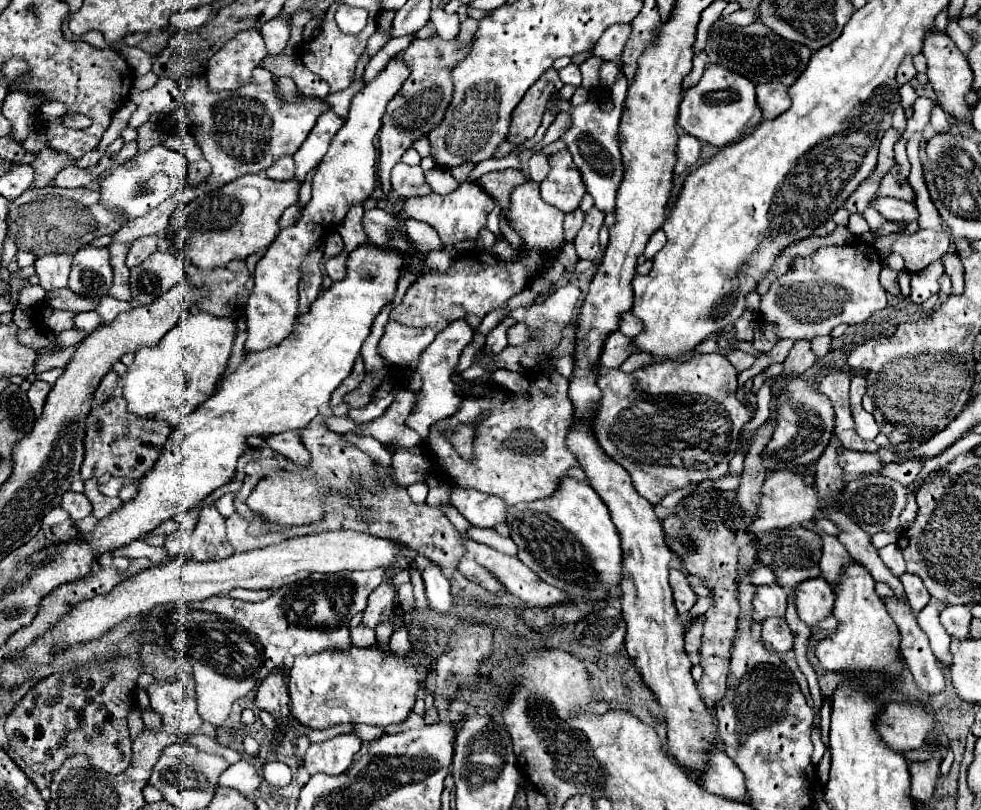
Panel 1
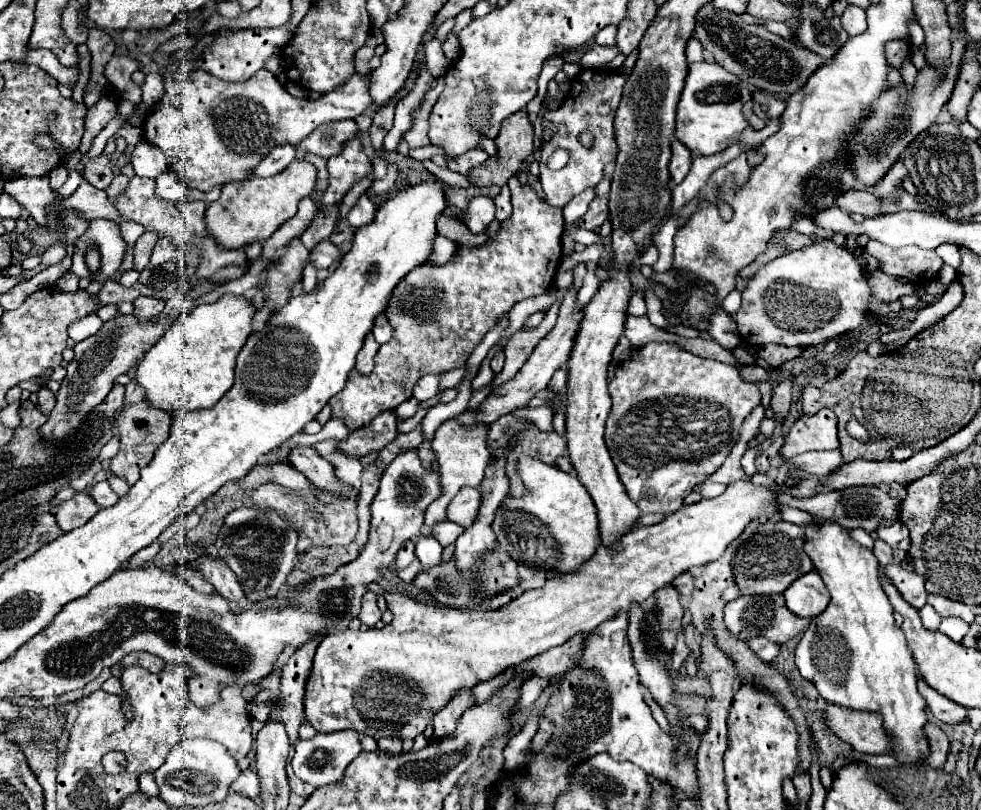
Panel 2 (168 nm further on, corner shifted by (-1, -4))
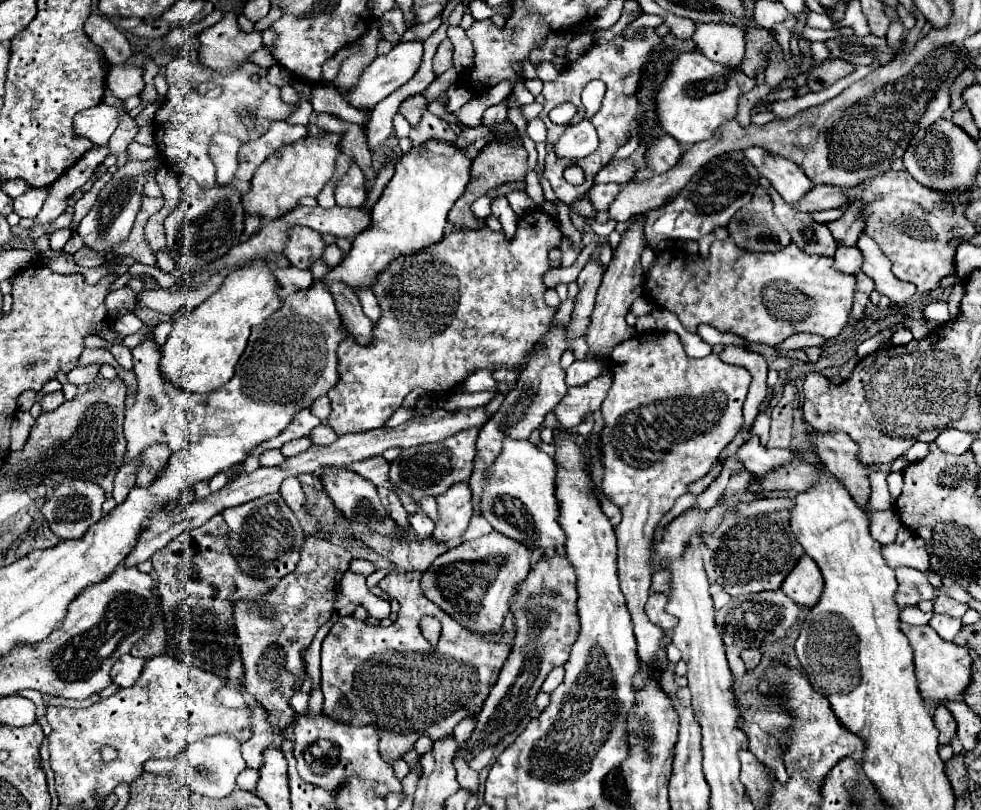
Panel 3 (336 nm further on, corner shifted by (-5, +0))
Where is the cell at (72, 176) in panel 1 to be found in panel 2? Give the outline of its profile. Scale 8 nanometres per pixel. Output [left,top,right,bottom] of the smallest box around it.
[48,166,68,190]

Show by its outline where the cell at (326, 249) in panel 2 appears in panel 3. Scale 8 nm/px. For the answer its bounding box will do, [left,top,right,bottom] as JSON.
[284,226,326,270]

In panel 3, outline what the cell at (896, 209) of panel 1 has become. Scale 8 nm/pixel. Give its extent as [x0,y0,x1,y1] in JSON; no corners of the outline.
[796,186,846,212]

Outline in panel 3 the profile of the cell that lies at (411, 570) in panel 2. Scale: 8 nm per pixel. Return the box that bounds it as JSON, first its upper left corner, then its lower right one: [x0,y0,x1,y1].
[434,484,472,546]

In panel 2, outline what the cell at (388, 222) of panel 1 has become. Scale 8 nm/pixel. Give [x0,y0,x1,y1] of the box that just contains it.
[346,194,376,228]

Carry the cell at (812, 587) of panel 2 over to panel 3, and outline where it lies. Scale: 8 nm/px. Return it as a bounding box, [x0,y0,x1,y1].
[782,554,824,608]

